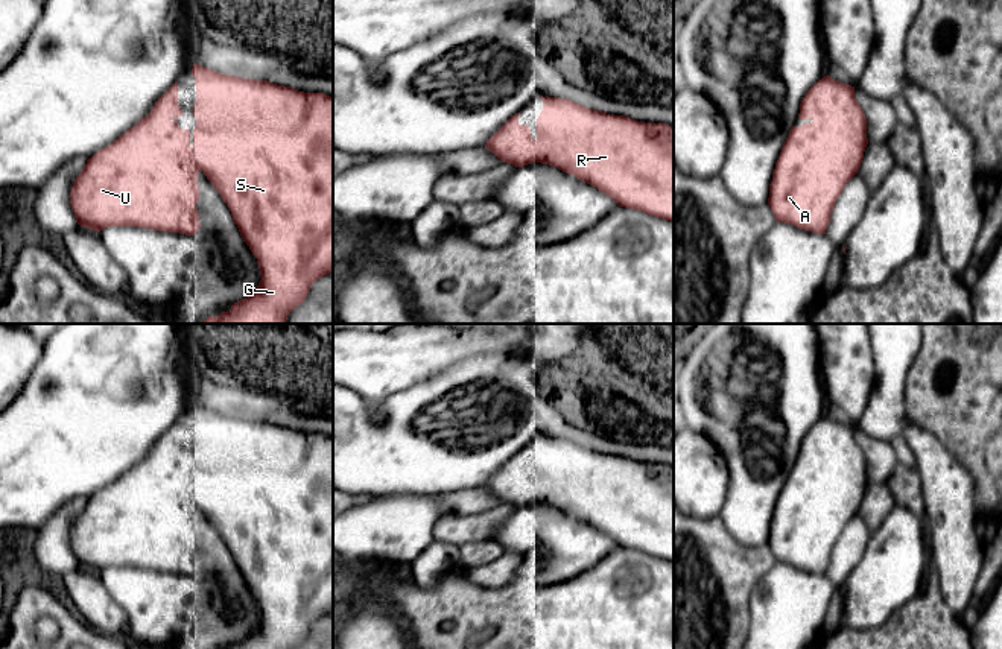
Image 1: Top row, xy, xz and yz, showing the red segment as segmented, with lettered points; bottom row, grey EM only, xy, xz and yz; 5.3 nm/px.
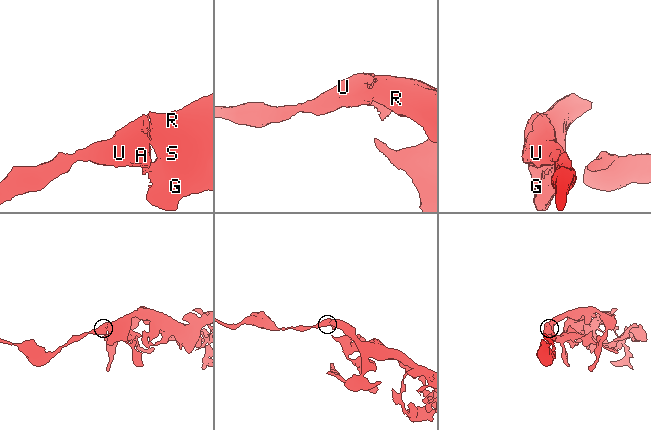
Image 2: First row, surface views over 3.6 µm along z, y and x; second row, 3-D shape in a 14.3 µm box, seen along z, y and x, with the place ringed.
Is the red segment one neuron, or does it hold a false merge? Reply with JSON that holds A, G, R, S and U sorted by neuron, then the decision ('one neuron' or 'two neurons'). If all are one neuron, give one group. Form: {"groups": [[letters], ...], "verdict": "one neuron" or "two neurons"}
{"groups": [["A", "U"], ["G", "R", "S"]], "verdict": "two neurons"}

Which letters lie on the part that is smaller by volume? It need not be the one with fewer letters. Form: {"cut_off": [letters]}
{"cut_off": ["A", "U"]}

